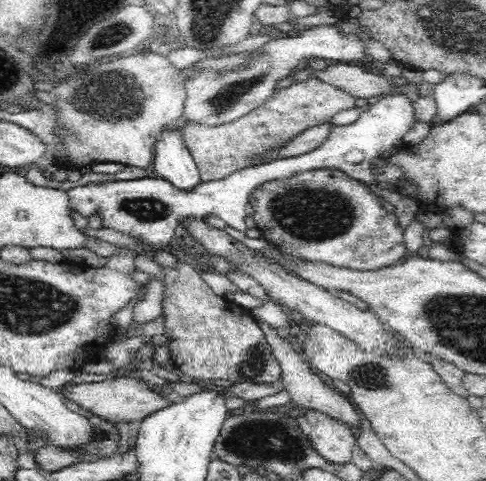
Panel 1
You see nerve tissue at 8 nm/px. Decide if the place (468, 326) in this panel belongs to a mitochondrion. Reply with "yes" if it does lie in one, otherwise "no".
yes

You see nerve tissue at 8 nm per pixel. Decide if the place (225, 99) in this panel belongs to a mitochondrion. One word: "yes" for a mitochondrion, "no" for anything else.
yes

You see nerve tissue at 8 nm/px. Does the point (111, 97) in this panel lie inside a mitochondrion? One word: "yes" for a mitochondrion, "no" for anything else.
yes

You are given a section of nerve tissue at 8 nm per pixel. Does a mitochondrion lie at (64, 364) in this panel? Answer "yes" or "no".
no

